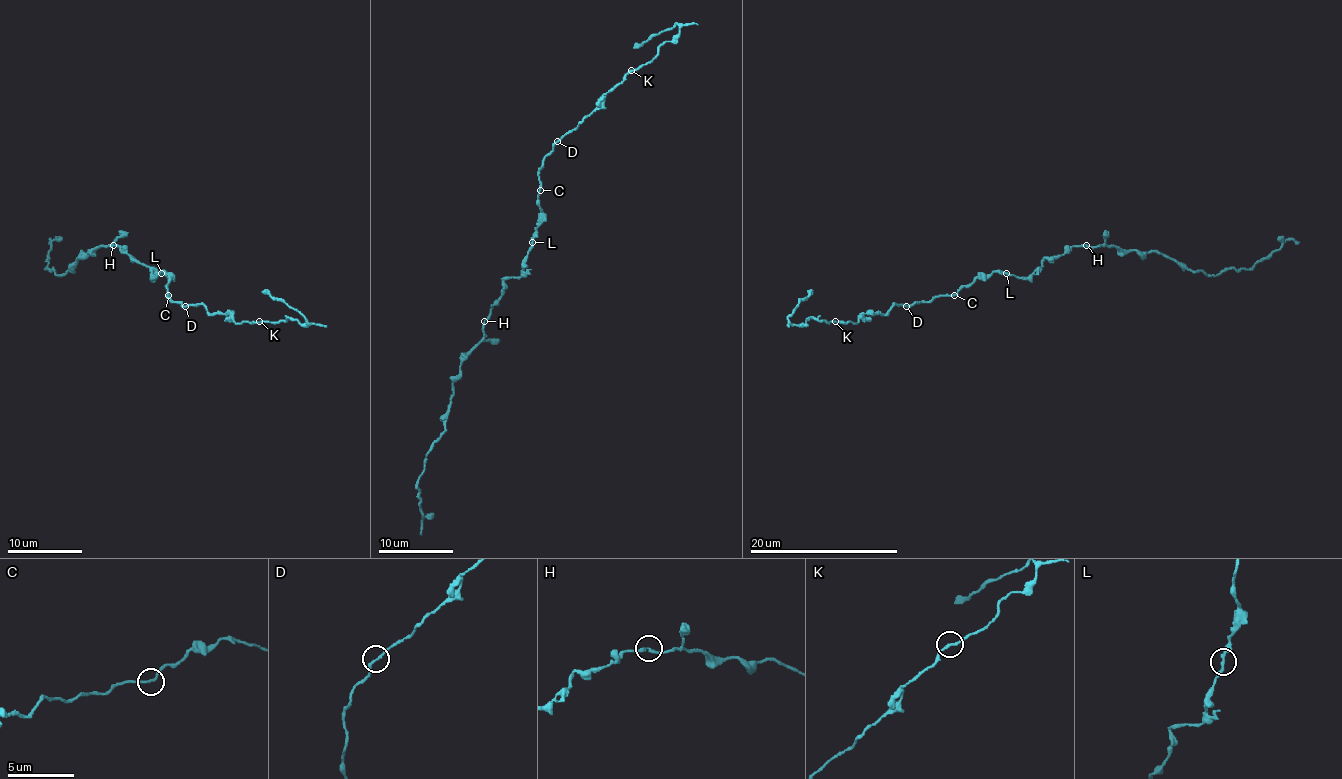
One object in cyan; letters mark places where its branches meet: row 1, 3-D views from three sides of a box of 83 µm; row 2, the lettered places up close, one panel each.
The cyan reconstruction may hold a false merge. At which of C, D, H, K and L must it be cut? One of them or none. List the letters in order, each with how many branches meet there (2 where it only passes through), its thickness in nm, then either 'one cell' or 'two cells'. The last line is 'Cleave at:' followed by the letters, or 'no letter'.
C: 2 branches meet; 190 nm thick; one cell
D: 2 branches meet; 190 nm thick; one cell
H: 2 branches meet; 190 nm thick; one cell
K: 2 branches meet; 180 nm thick; one cell
L: 2 branches meet; 220 nm thick; one cell
Cleave at: no letter

